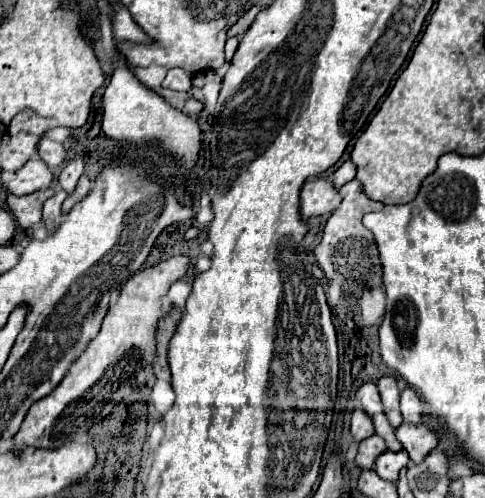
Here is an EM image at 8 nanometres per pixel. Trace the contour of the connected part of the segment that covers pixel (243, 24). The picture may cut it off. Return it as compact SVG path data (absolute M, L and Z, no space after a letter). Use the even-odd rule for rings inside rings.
M252 6L252 8L232 26L232 30L228 30L228 36L242 36L242 34L250 28L250 24L254 22L258 10L266 10L266 8L268 8L268 6Z

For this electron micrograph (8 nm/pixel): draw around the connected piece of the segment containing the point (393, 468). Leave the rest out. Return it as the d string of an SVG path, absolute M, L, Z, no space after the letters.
M386 450L384 454L380 454L380 458L376 458L376 464L374 464L374 470L378 472L380 478L388 480L388 482L396 482L398 480L398 472L410 462L408 458L408 452L406 450L400 450L400 452L392 452L392 450Z

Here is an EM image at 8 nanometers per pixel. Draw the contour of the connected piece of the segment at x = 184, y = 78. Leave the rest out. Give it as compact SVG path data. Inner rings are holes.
M172 68L172 70L168 70L168 76L164 78L162 88L178 90L178 92L190 92L190 88L192 88L192 78L190 78L190 74L188 74L186 70L182 70L182 68Z

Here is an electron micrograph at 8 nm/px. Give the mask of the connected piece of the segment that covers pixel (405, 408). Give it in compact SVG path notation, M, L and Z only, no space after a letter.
M410 386L404 388L400 394L400 412L404 422L410 422L410 424L418 424L424 416L424 402Z

